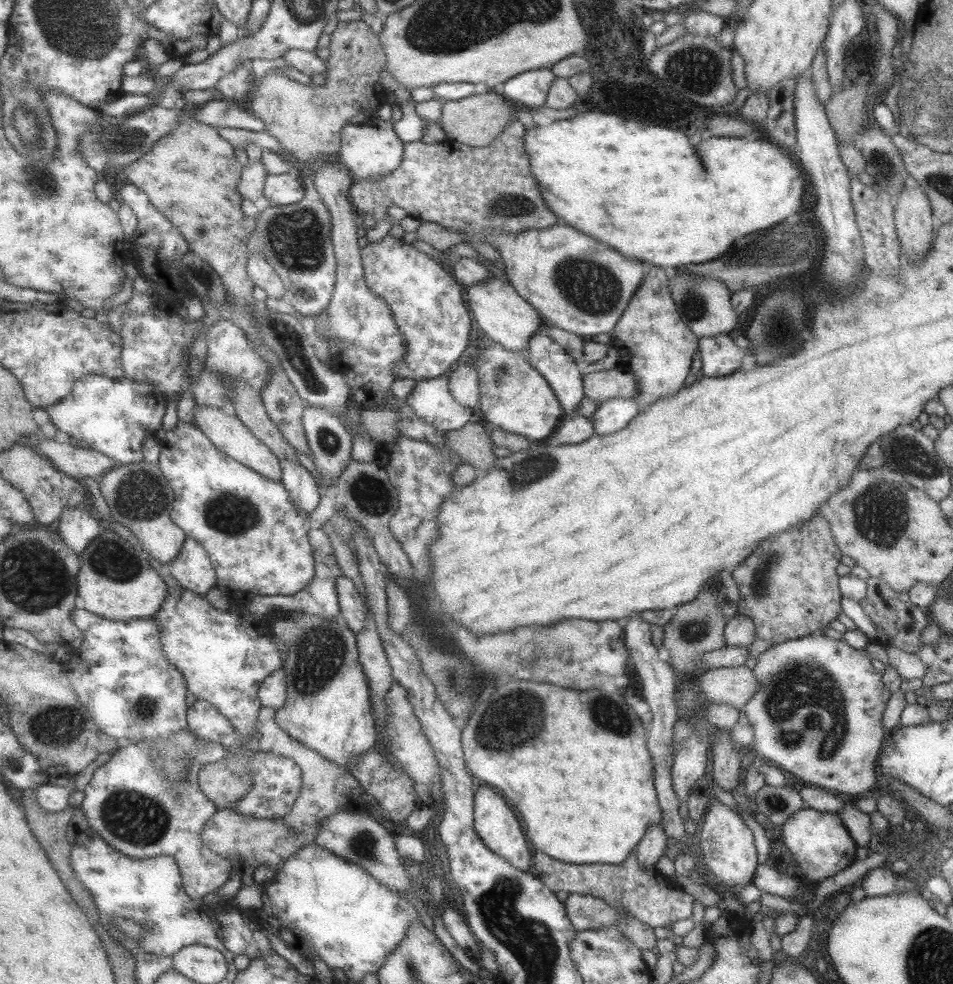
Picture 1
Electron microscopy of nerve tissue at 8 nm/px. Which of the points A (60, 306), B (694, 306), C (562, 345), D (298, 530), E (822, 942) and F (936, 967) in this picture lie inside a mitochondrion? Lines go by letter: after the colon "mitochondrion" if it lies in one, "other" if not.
A: other
B: mitochondrion
C: other
D: other
E: other
F: mitochondrion

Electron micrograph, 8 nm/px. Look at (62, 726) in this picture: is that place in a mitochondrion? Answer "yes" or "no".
yes

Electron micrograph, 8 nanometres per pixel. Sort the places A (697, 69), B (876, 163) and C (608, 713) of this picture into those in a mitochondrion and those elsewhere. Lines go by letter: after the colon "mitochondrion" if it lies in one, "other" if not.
A: mitochondrion
B: mitochondrion
C: mitochondrion

